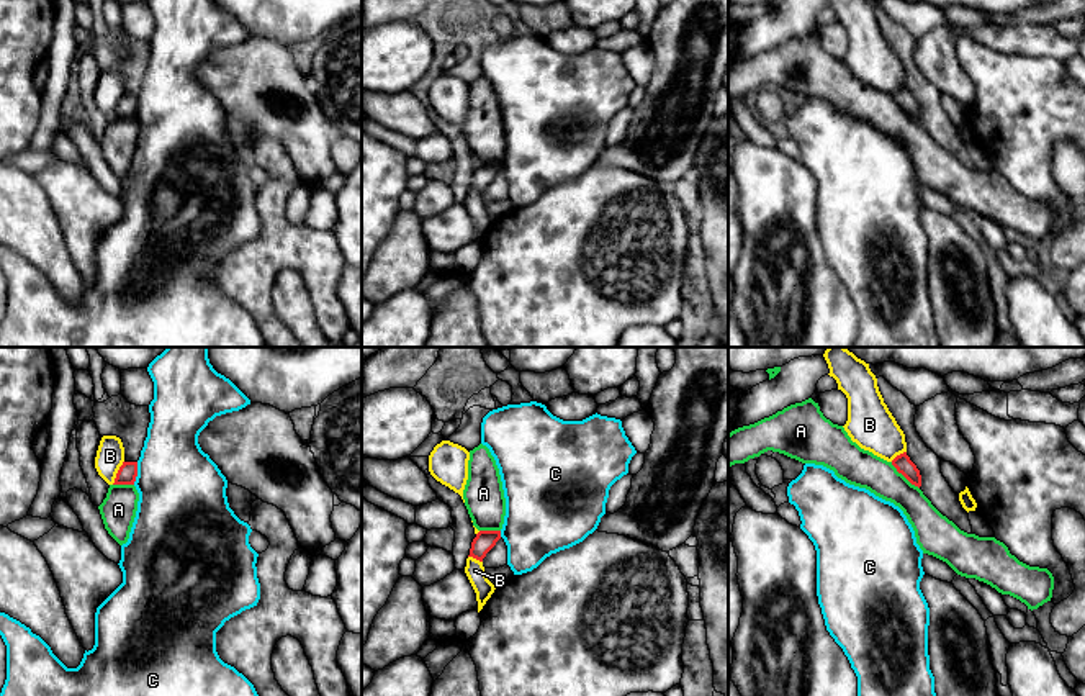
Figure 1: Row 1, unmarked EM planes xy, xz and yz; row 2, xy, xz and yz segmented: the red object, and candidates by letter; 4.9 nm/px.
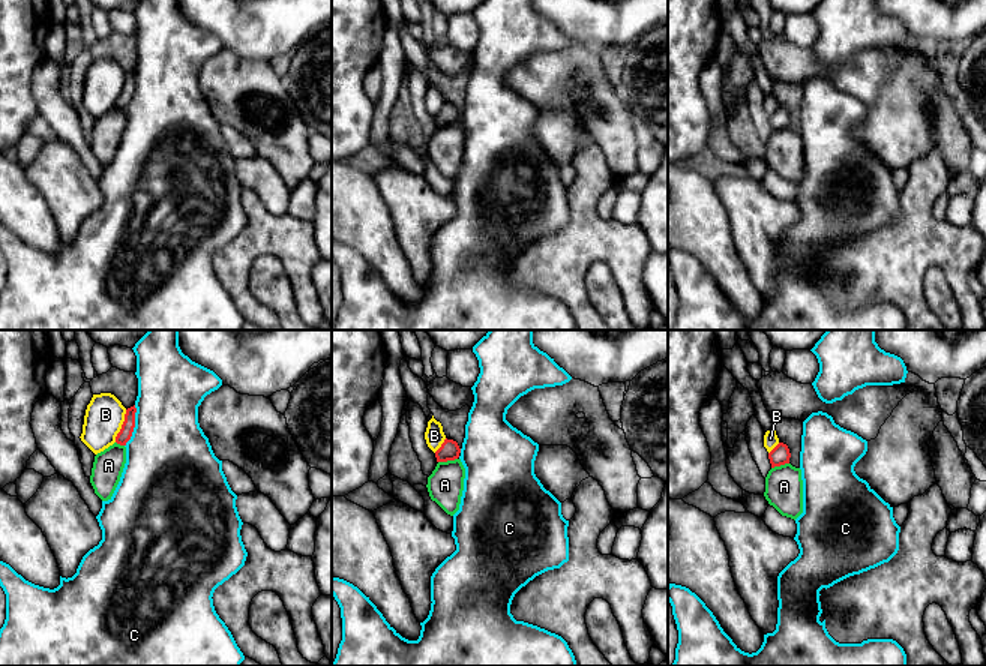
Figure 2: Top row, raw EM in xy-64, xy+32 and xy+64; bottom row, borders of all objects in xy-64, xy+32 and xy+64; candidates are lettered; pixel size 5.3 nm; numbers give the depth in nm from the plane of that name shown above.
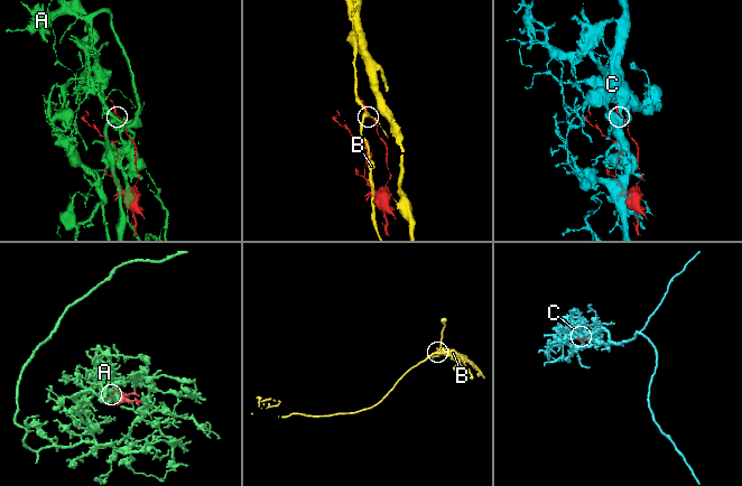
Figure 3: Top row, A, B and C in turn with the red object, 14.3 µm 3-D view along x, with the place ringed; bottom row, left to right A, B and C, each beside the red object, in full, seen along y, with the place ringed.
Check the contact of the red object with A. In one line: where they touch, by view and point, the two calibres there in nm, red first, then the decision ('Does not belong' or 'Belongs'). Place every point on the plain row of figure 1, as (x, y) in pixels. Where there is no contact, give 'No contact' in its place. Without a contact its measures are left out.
Touches red at yz (904, 108). Thickness 90 nm (red) against 180 nm. Belongs

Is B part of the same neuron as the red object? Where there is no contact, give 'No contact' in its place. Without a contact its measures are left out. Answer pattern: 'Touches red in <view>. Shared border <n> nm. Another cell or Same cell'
Touches red in xy. Shared border 130 nm. Another cell

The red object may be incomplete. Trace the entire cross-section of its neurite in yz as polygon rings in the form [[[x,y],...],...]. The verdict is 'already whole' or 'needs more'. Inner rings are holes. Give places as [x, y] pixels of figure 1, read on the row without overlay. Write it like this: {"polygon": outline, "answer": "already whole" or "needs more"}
{"polygon": [[[907,85],[897,88],[892,93],[892,98],[897,102],[898,106],[902,106],[912,118],[921,120],[921,108],[916,98],[910,93]]], "answer": "already whole"}

